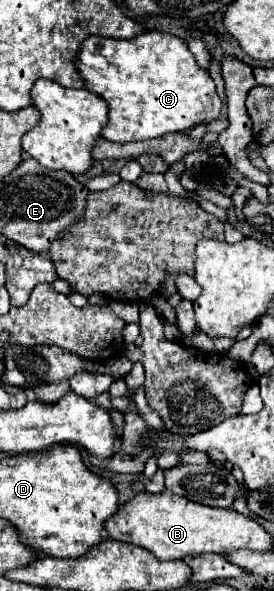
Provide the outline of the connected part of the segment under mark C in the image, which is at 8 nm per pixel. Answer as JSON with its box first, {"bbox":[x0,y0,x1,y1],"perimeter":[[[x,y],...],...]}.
{"bbox":[75,31,221,143],"perimeter":[[[145,31],[133,39],[105,39],[91,35],[81,43],[81,53],[75,63],[85,79],[85,87],[109,103],[109,121],[101,131],[109,141],[131,143],[155,139],[167,133],[185,133],[201,123],[219,119],[221,99],[215,93],[215,83],[209,77],[209,71],[199,67],[195,55],[187,49],[187,43],[175,35],[159,31]]]}

